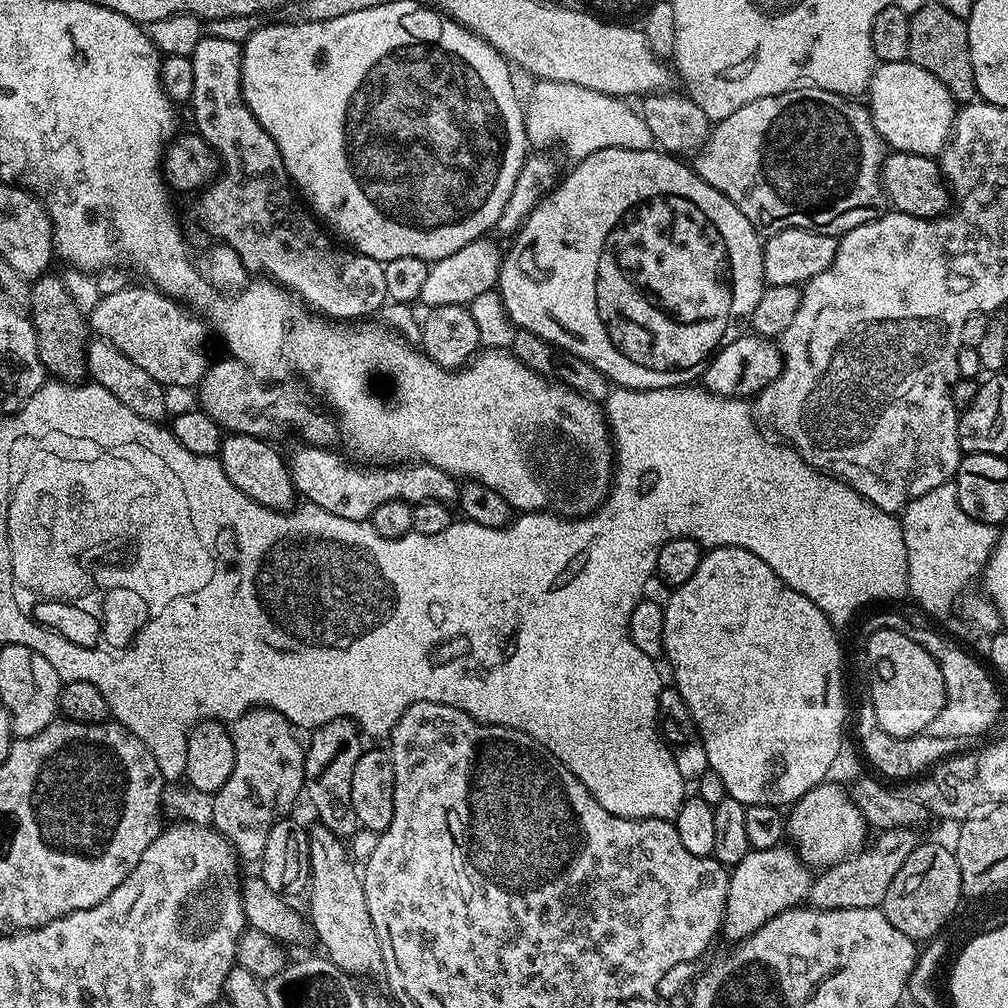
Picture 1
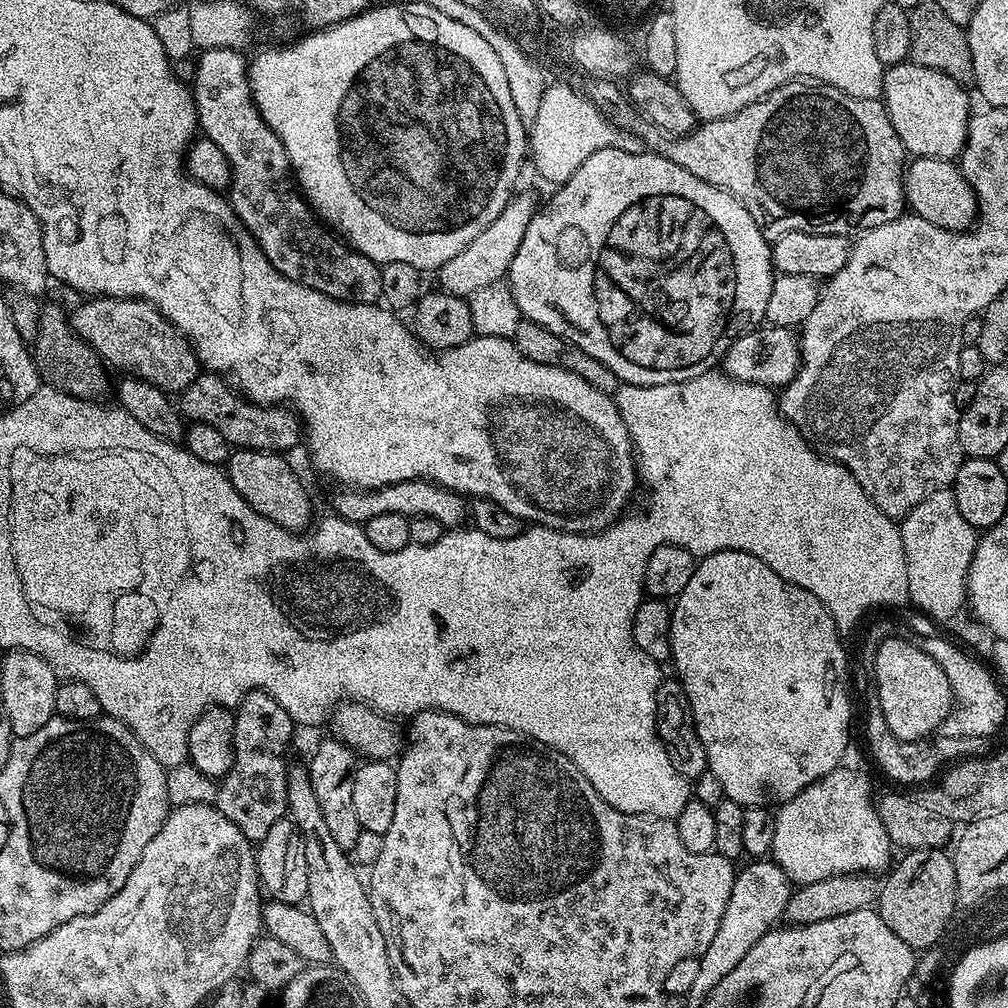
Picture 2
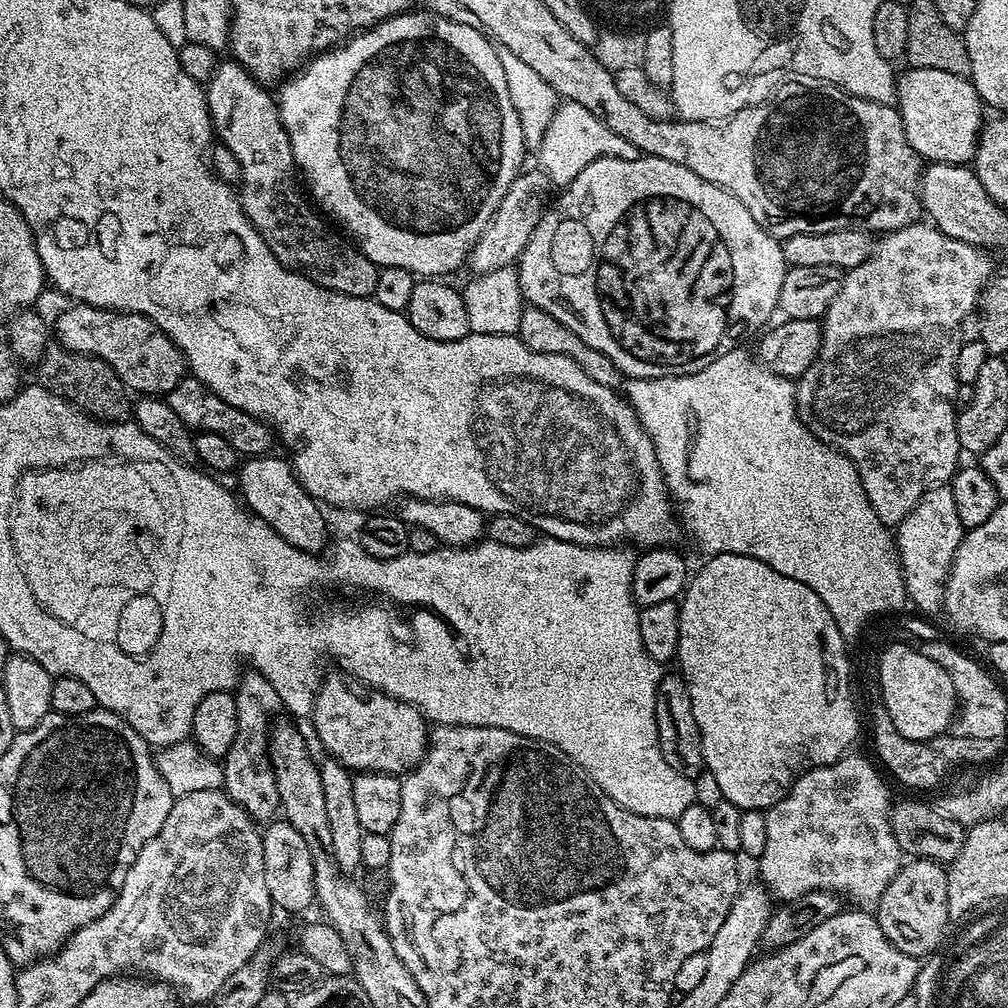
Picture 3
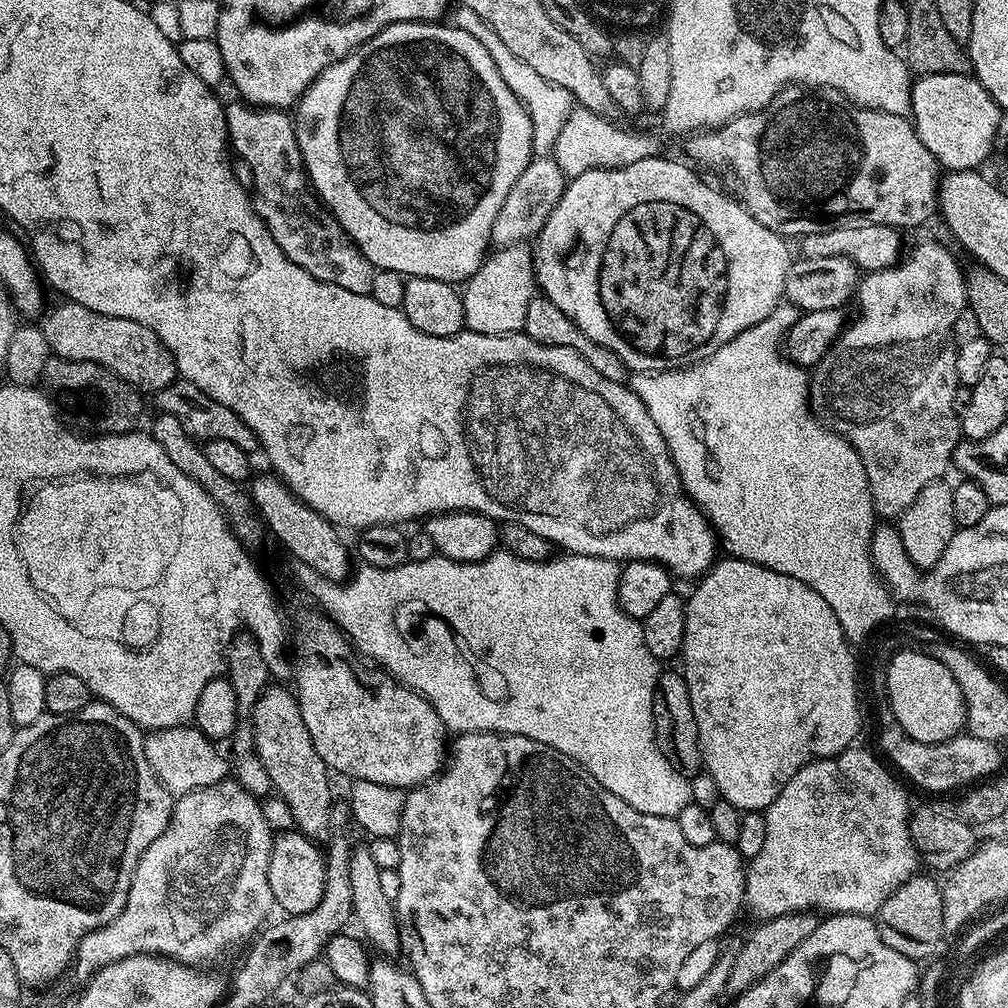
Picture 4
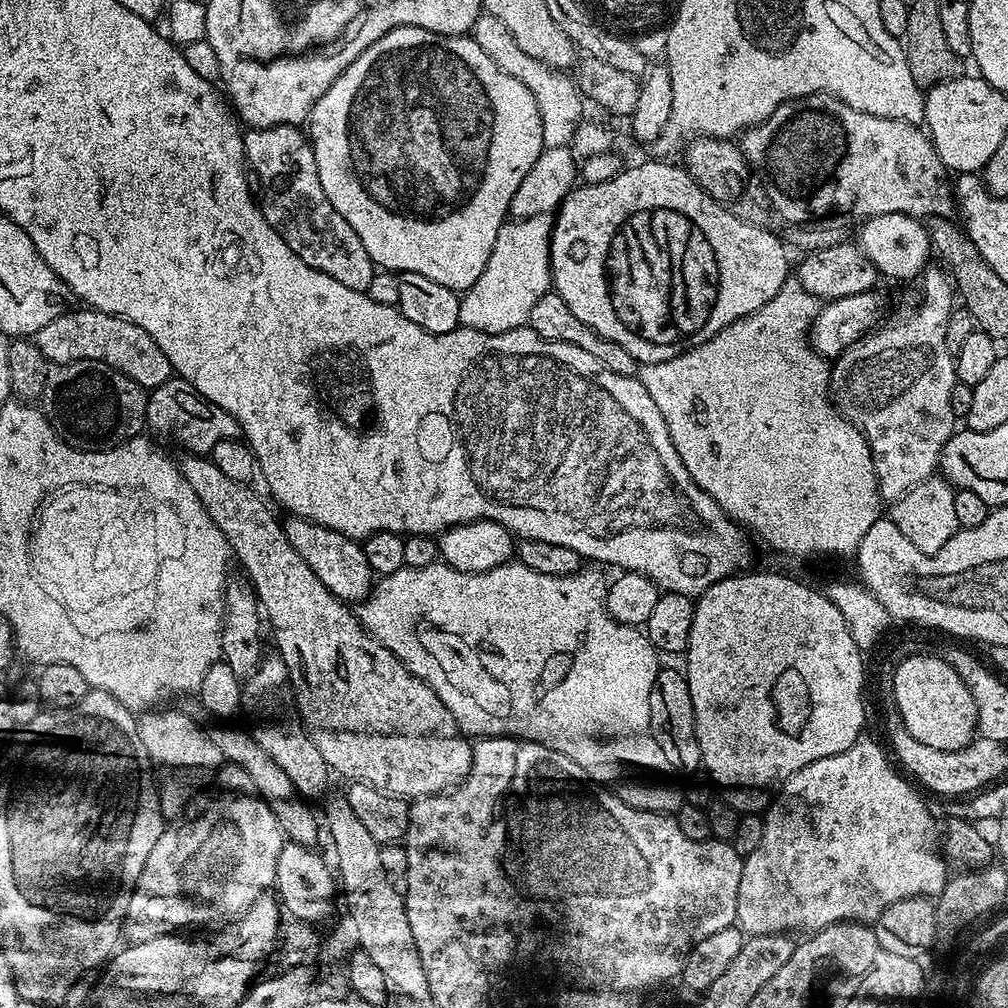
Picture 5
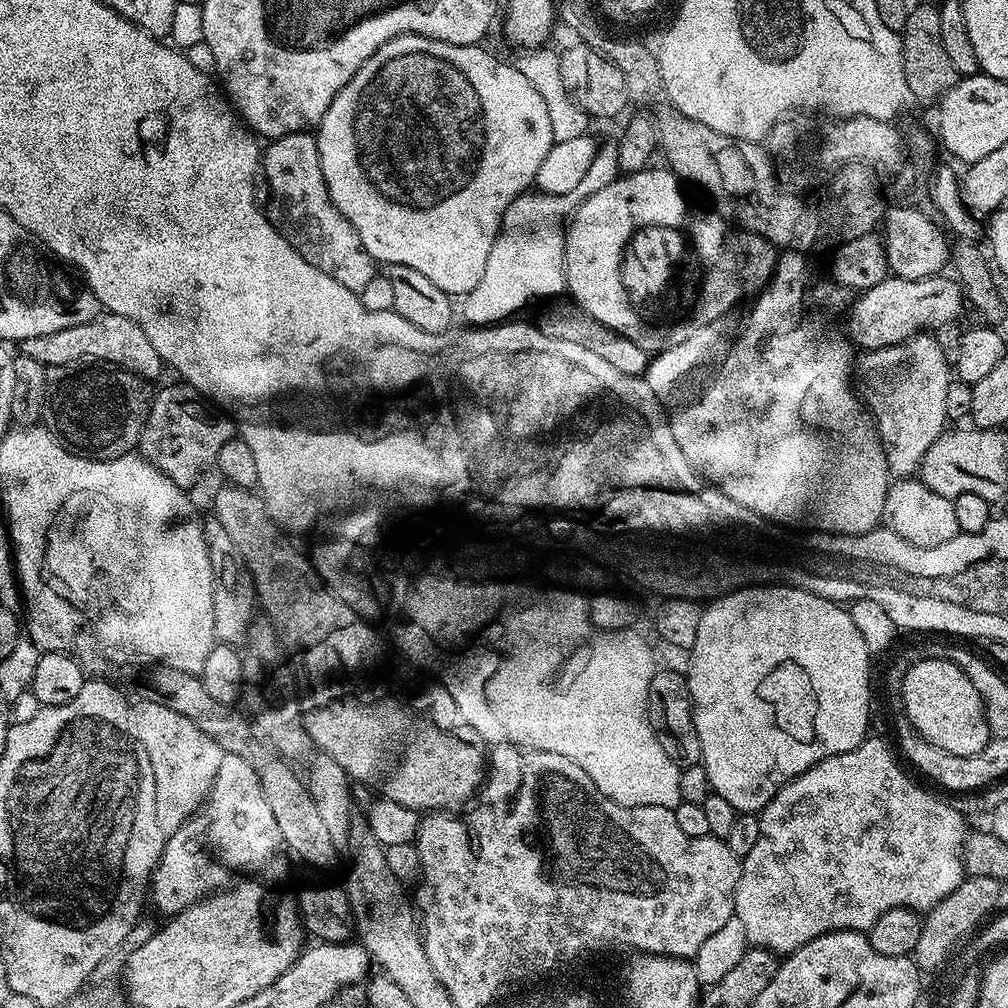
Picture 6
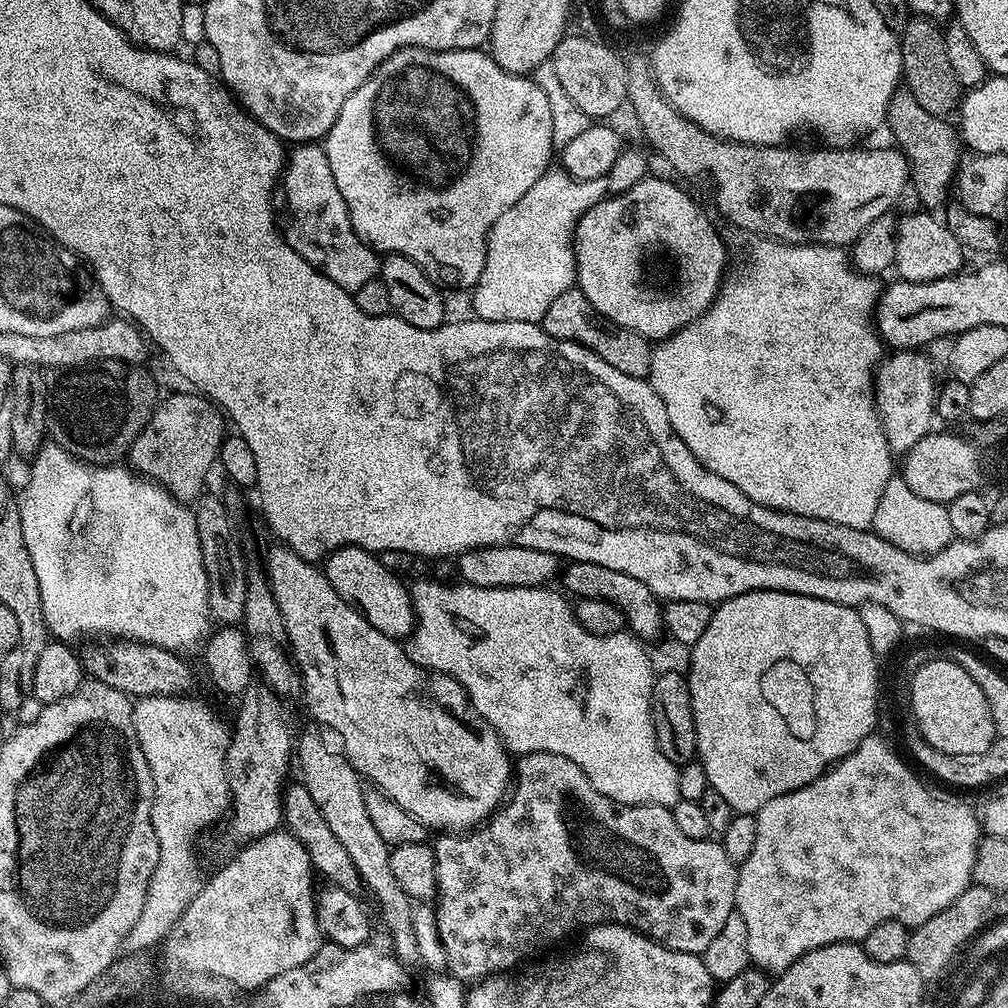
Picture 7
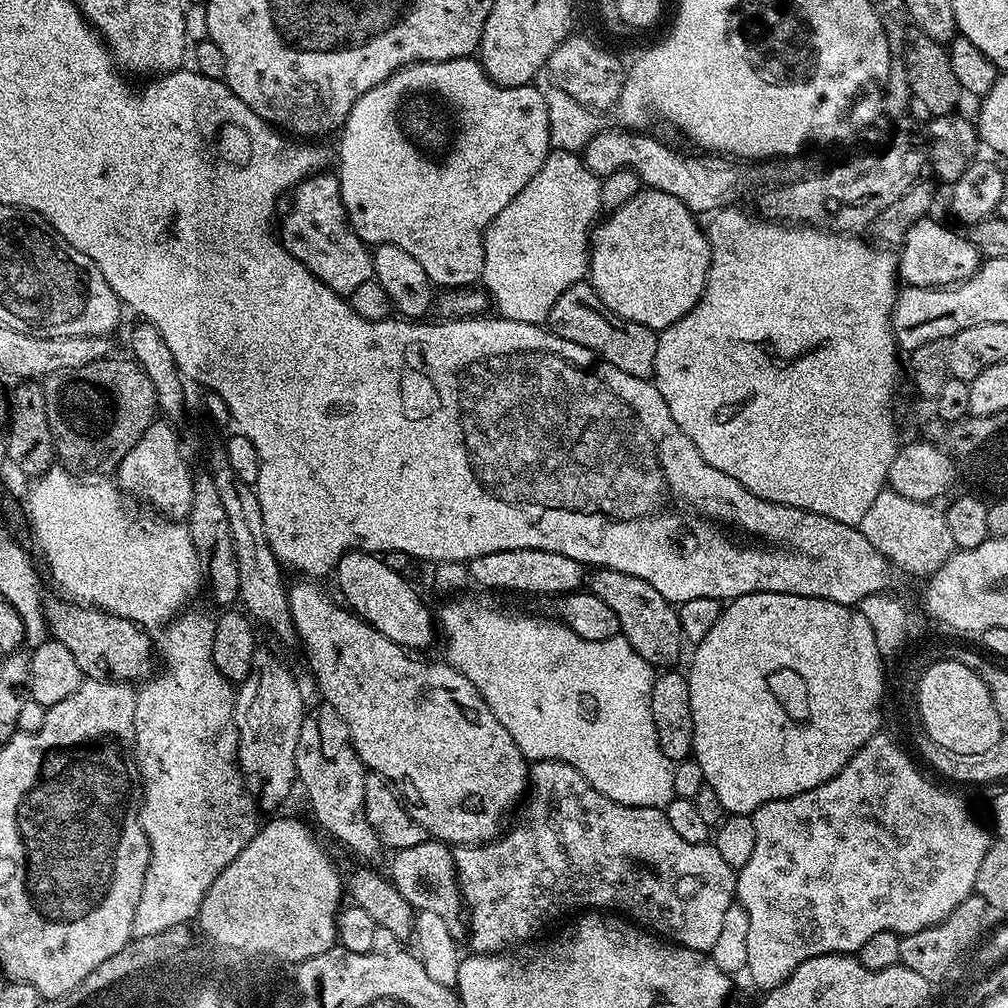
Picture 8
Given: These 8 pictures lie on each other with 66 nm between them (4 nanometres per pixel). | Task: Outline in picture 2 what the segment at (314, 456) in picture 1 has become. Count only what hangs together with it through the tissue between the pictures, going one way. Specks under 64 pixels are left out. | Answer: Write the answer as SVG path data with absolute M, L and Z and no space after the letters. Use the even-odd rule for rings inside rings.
M433 480L394 482L390 486L382 486L371 490L344 486L336 491L340 492L336 492L332 496L331 511L344 520L349 520L352 524L361 526L380 514L400 514L409 518L413 516L434 518L434 522L441 524L445 530L456 530L470 516L470 504L465 497L458 492L451 492L450 489L436 484Z

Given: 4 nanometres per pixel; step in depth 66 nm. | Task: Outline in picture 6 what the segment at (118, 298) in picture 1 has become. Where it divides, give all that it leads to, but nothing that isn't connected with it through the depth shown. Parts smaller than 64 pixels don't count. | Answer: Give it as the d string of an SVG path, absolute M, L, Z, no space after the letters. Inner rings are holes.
M109 311L96 315L90 322L66 326L66 330L54 330L54 334L38 334L38 338L26 338L22 342L22 352L36 362L42 362L45 368L102 360L149 382L155 382L160 371L165 371L166 368L158 350L154 350L150 338L146 338L146 330L142 330L138 322L130 322L130 318L122 318Z

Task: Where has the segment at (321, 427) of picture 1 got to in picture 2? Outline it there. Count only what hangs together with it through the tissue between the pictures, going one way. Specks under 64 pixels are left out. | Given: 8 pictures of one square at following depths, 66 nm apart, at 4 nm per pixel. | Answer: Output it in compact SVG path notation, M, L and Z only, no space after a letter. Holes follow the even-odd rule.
M201 371L178 396L178 407L189 421L209 424L225 436L233 449L249 448L263 452L288 454L291 448L301 447L302 425L299 416L287 406L265 406L247 400L224 377L215 372Z

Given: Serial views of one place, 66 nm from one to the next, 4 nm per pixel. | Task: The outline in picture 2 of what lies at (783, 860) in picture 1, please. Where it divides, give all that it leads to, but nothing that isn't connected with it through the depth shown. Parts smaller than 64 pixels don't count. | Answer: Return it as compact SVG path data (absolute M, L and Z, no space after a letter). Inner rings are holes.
M756 858L736 873L734 890L730 890L730 902L726 902L726 914L722 914L722 923L718 926L718 934L714 934L714 942L699 957L700 969L694 982L691 995L707 998L746 954L750 954L750 946L758 942L773 928L781 923L786 902L790 902L794 885L788 875L779 868L771 858Z

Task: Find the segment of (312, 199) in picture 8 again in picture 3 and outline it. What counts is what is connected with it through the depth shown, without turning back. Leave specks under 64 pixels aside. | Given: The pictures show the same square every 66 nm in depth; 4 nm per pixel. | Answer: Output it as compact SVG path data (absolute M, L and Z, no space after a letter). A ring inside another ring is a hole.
M227 58L217 63L211 78L206 81L204 93L215 139L230 150L234 150L238 164L241 166L238 195L246 218L255 226L258 234L262 234L266 246L270 246L274 258L278 258L278 262L282 262L284 268L290 269L291 272L301 272L306 278L318 282L318 286L326 286L335 292L351 296L375 297L380 268L374 262L370 262L370 258L366 258L366 254L362 254L359 248L349 243L339 231L331 232L320 221L321 213L306 199L301 181L298 179L294 150L290 146L290 138L280 117L280 109L273 93L271 96L267 90L269 89L258 82L239 61Z

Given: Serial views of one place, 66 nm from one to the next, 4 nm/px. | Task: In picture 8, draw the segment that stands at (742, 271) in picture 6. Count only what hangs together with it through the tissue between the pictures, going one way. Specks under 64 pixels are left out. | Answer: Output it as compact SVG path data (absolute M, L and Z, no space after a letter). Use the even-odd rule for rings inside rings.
M644 188L630 202L607 213L595 225L590 236L587 279L602 302L614 314L630 322L638 322L653 330L663 330L678 322L700 300L708 281L712 248L705 229L696 225L697 217L678 198L662 194L662 190Z

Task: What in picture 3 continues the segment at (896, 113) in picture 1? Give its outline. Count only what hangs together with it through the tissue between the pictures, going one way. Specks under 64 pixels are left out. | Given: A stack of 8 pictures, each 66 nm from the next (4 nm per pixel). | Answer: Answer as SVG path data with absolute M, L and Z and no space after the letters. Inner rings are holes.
M909 67L908 72L899 73L896 81L895 103L902 118L902 126L906 130L906 138L910 146L925 161L938 164L967 165L976 155L976 143L980 141L980 130L986 123L986 105L980 99L978 90L971 79L958 74L946 74L946 70L926 70Z

